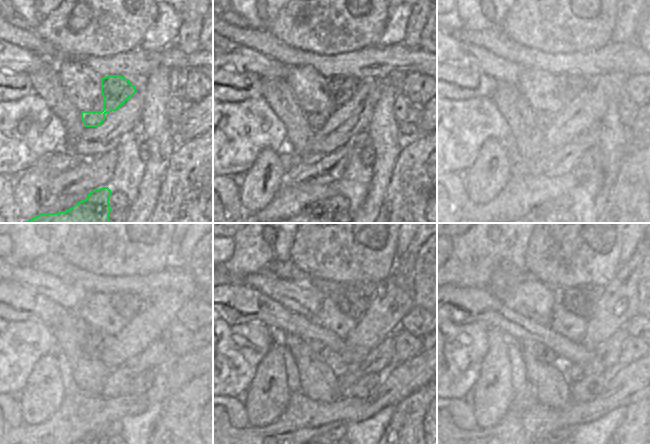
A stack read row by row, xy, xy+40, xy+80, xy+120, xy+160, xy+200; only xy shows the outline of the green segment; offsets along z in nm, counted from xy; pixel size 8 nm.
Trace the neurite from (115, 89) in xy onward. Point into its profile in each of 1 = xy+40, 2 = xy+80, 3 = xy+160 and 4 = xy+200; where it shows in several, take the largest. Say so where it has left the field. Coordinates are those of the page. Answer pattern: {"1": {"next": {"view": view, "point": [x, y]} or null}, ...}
{"1": {"next": {"view": "xy+40", "point": [341, 88]}}, "2": {"next": {"view": "xy+80", "point": [569, 85]}}, "3": {"next": {"view": "xy+160", "point": [353, 302]}}, "4": {"next": {"view": "xy+200", "point": [579, 300]}}}

